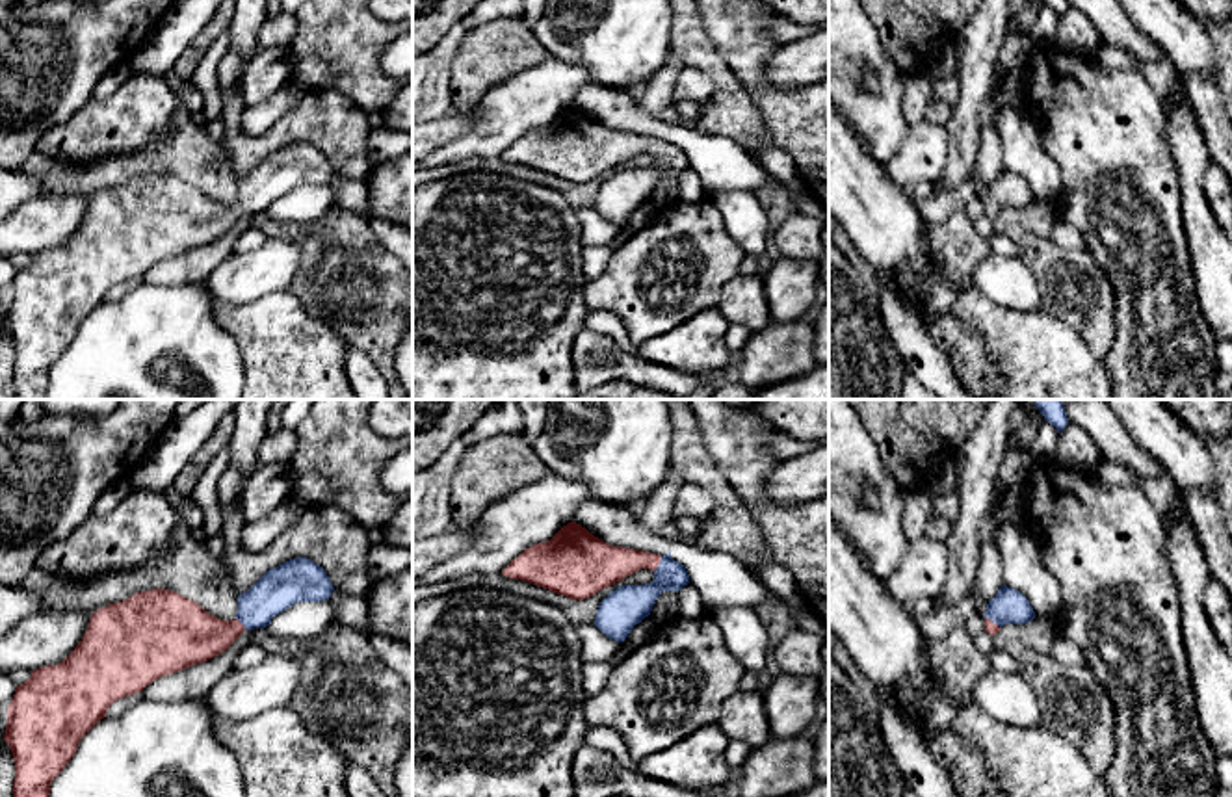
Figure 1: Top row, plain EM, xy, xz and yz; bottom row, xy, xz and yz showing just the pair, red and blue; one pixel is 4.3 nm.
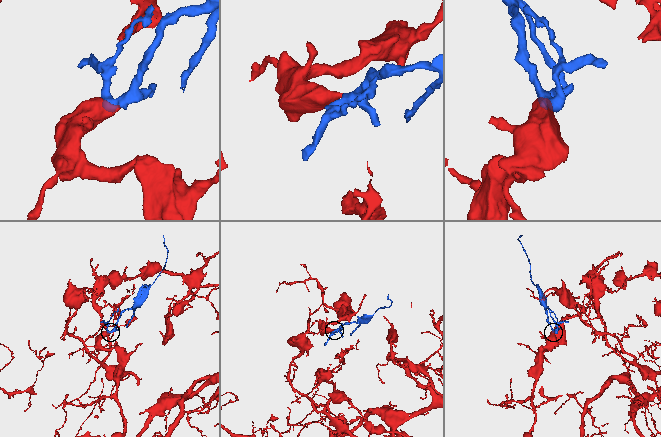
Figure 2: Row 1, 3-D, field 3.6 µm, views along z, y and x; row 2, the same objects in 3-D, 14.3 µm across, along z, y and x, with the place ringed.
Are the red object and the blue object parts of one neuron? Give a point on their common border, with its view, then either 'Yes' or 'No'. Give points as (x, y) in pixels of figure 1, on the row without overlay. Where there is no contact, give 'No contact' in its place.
Touches red at xz (658, 147). Yes

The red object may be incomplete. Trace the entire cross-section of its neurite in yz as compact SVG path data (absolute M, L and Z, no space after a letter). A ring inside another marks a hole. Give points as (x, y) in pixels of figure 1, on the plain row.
M1002 169L985 195L985 216L996 219L1003 208L1026 208L1035 203L1029 184L1016 173Z

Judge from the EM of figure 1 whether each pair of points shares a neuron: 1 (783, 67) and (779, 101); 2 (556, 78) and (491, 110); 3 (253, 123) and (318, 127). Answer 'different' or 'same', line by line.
1: different
2: same
3: different

